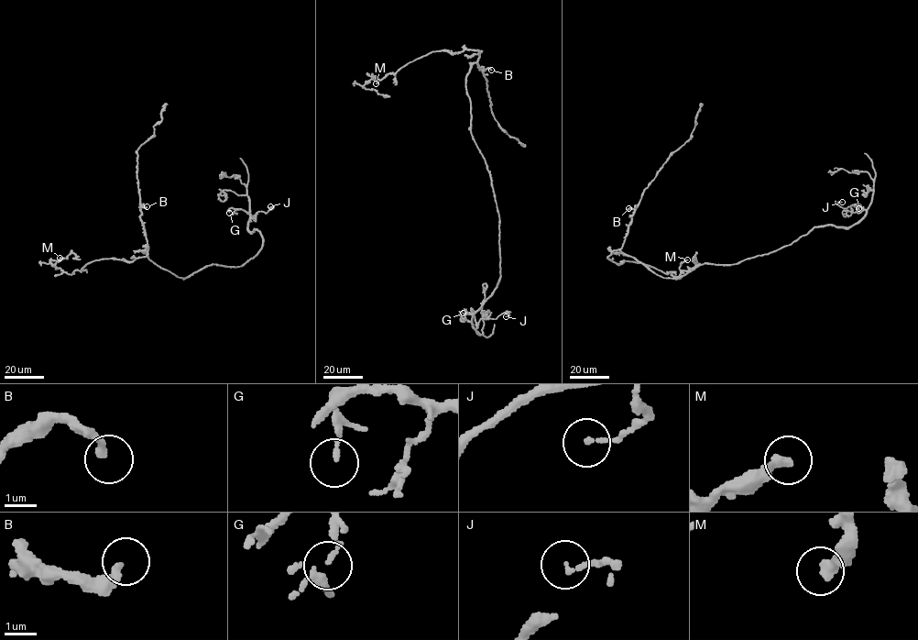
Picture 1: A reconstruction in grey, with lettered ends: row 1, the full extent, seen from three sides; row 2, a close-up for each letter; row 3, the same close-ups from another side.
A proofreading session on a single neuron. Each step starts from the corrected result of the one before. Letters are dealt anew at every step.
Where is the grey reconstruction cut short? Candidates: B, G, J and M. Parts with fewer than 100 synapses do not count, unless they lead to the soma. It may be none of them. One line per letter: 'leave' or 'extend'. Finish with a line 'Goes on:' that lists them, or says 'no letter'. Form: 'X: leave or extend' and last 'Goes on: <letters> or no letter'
B: leave
G: leave
J: leave
M: leave
Goes on: no letter

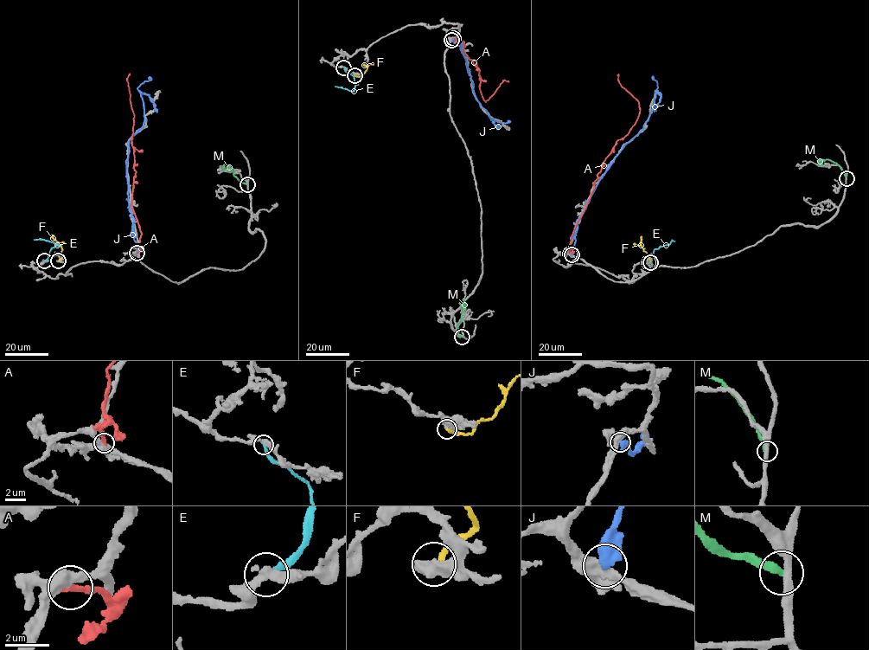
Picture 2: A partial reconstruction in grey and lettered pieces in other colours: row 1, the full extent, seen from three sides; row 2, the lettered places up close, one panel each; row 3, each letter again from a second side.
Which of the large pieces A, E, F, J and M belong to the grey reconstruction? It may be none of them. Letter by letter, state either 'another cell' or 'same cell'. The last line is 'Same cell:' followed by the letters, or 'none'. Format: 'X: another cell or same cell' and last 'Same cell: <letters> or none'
A: another cell
E: another cell
F: another cell
J: another cell
M: another cell
Same cell: none

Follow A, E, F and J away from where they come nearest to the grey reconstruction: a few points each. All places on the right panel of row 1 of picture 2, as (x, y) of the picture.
A: (570, 254), (571, 234), (587, 204), (602, 163), (639, 116), (639, 101), (619, 82), (618, 74)
E: (648, 262), (654, 249), (674, 241)
F: (650, 262), (641, 243), (641, 236)
J: (571, 254), (577, 219), (622, 146), (642, 130), (654, 106), (654, 94), (660, 93), (661, 99), (654, 112)

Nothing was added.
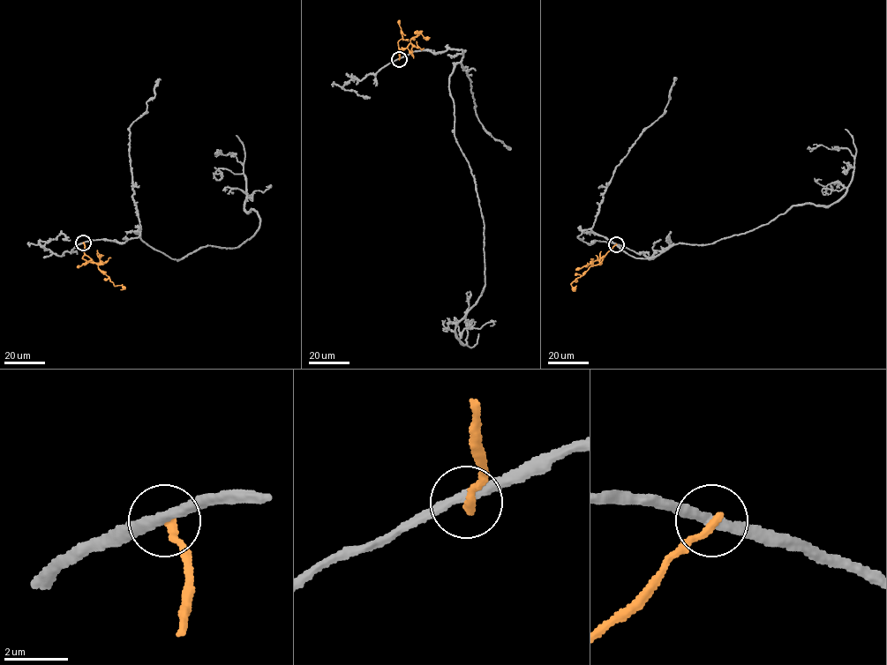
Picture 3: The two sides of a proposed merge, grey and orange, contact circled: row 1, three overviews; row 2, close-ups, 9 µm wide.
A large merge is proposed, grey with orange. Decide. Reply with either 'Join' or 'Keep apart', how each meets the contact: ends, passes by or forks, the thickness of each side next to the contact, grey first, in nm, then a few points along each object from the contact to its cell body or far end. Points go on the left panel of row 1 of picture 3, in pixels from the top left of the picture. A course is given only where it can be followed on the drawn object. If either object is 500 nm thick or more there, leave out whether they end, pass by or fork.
Keep apart. At the ring grey passes by. At the ring orange ends. Thickness 300 nm (grey) against 280 nm. Course of grey: (83, 242), (124, 242), (140, 228), (172, 258), (239, 247), (260, 220), (244, 206), (244, 165), (214, 154). Course of orange: (83, 242), (85, 254), (108, 276), (114, 286), (121, 285), (123, 288), (120, 289)

